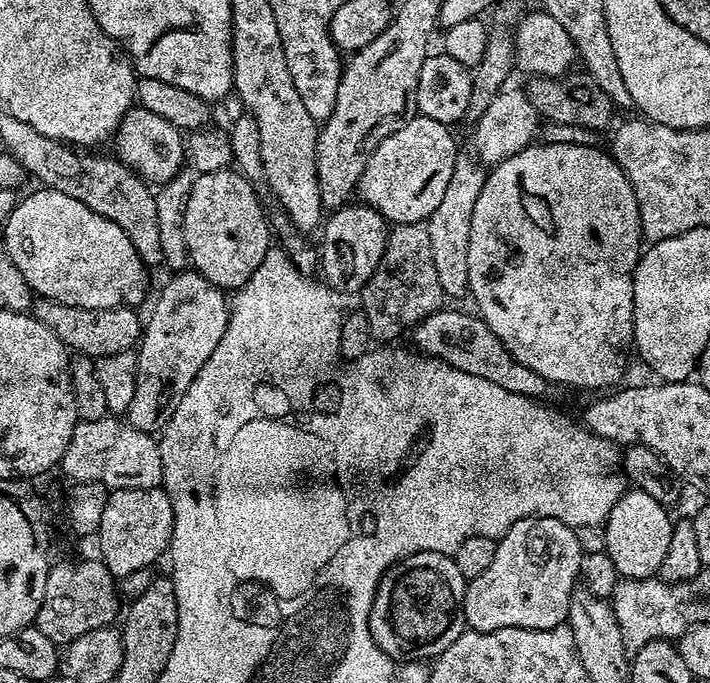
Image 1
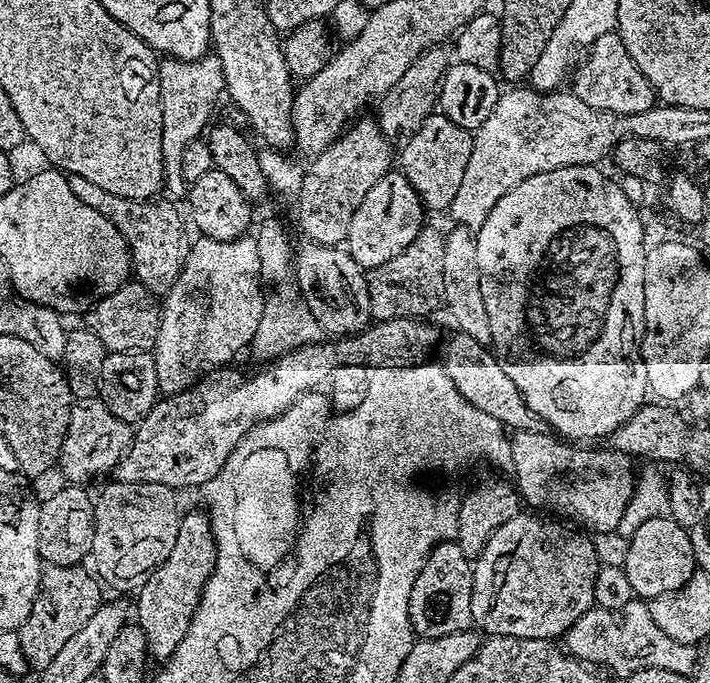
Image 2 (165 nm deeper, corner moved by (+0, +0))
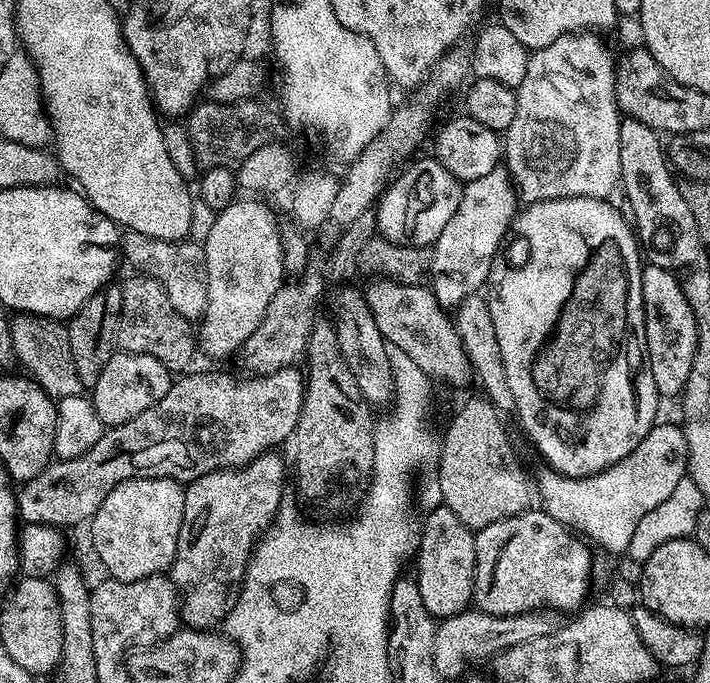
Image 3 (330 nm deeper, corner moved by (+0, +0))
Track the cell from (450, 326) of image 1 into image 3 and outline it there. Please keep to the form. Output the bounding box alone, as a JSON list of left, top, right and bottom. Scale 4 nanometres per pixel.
[16,366,306,530]

